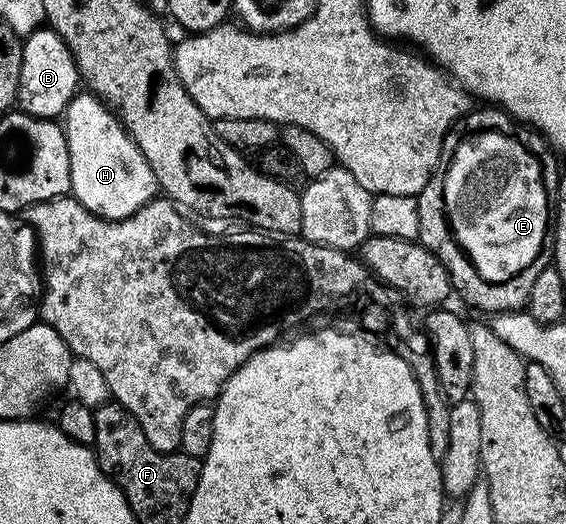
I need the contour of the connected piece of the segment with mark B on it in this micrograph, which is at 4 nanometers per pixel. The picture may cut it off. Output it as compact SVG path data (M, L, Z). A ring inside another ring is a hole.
M43 26L22 40L22 52L17 107L41 120L61 117L80 88L78 67L68 46L54 35L53 28Z

